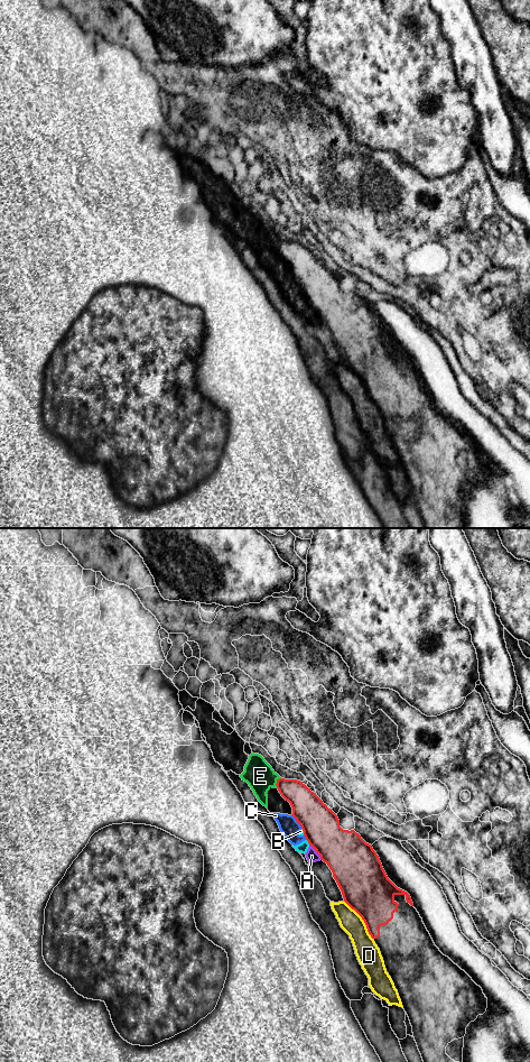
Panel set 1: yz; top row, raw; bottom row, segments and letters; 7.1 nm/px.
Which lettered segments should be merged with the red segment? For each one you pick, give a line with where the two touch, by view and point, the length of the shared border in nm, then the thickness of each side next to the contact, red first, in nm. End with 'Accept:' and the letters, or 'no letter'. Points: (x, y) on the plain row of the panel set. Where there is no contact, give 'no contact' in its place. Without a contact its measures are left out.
Accept: no letter

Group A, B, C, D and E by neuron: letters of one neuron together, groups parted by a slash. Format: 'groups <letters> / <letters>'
groups A B C E / D

